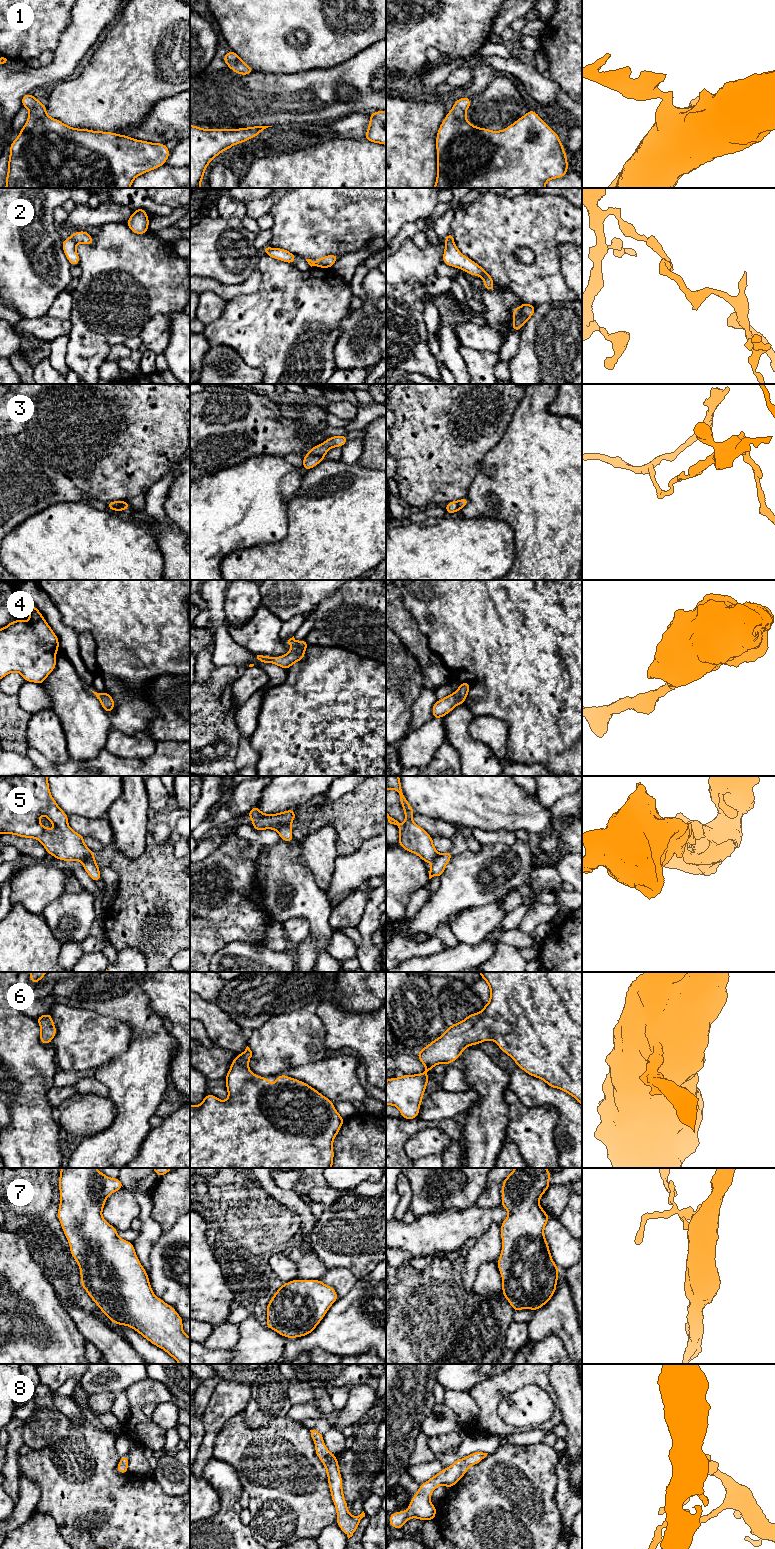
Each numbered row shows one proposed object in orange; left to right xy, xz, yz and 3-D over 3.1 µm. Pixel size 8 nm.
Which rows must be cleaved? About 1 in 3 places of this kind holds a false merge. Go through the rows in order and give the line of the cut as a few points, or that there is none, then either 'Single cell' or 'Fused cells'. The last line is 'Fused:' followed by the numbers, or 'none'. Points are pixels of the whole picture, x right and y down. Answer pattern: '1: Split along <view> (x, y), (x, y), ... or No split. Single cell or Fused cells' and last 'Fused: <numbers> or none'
1: No split. Single cell
2: Split along xy (71, 236), (76, 242). Fused cells
3: Split along xz (309, 452), (324, 457). Fused cells
4: No split. Single cell
5: Split along xz (289, 824), (284, 824), (275, 829). Fused cells
6: No split. Single cell
7: No split. Single cell
8: No split. Single cell
Fused: 2, 3, 5

